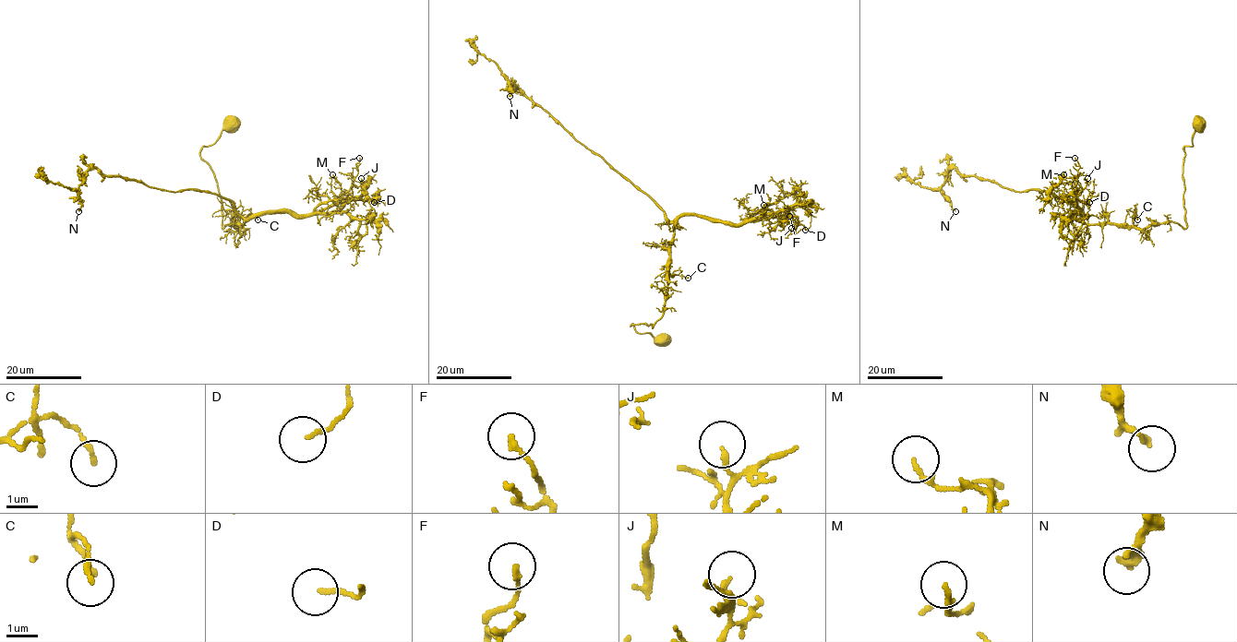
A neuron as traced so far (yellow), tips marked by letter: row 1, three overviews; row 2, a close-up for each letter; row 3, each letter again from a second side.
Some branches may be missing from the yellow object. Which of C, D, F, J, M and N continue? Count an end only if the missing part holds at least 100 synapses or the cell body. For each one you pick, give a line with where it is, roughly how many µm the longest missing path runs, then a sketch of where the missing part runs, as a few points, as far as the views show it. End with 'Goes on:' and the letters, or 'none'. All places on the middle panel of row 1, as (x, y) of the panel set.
Goes on: none

